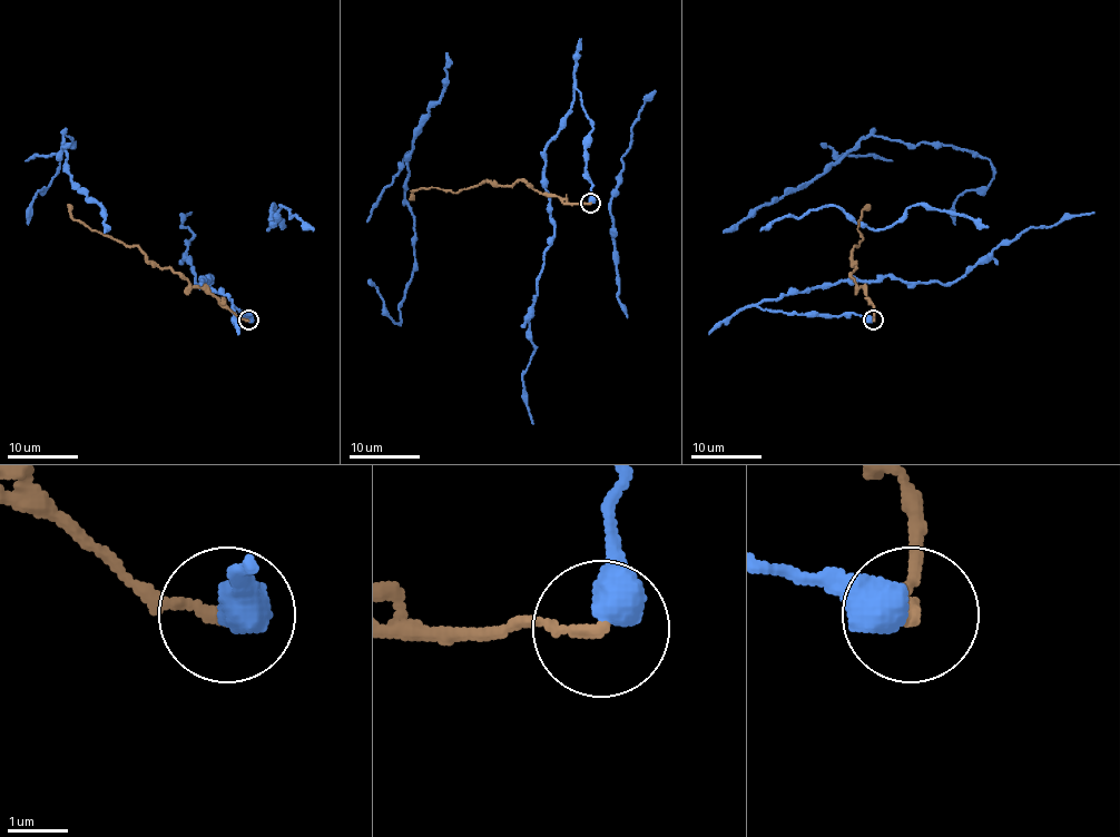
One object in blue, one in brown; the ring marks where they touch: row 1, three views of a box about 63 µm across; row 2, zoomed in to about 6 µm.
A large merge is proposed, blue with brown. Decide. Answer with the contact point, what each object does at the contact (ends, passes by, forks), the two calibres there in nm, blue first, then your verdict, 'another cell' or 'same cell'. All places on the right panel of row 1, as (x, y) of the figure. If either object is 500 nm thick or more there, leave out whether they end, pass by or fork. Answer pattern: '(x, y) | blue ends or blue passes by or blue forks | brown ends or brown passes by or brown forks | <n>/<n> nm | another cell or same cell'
(873, 319) | 600/180 nm | another cell

